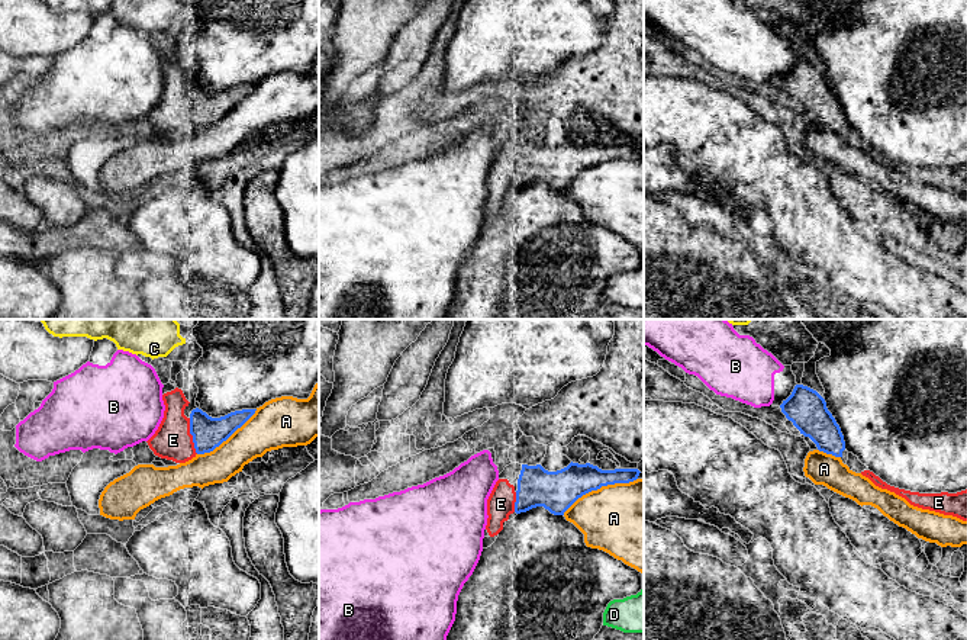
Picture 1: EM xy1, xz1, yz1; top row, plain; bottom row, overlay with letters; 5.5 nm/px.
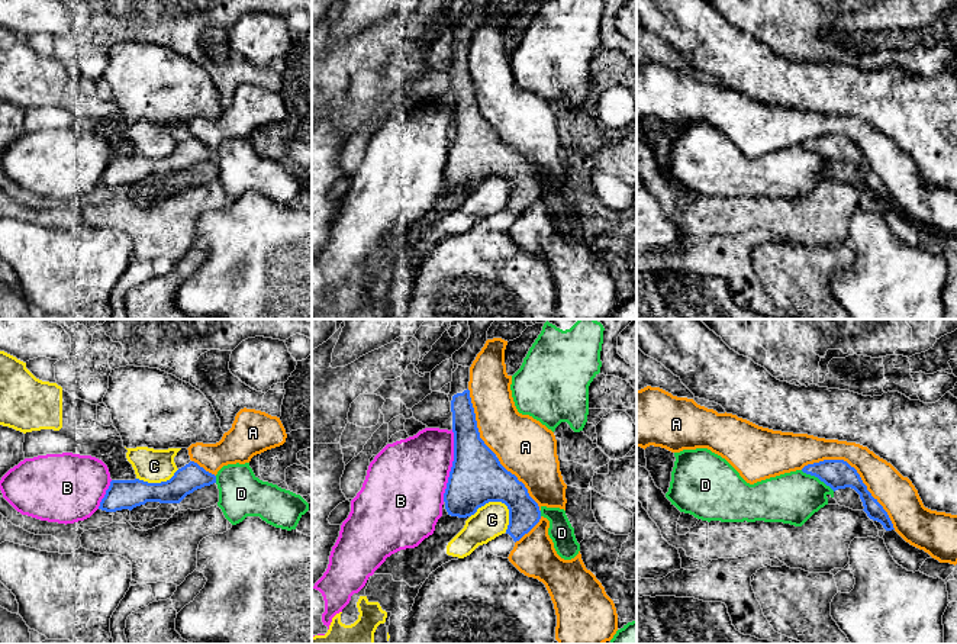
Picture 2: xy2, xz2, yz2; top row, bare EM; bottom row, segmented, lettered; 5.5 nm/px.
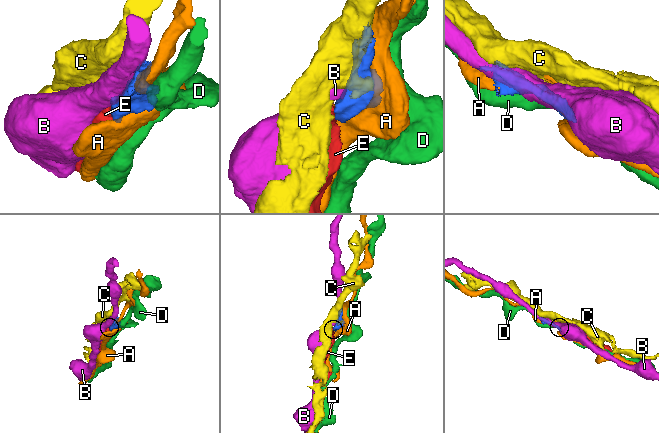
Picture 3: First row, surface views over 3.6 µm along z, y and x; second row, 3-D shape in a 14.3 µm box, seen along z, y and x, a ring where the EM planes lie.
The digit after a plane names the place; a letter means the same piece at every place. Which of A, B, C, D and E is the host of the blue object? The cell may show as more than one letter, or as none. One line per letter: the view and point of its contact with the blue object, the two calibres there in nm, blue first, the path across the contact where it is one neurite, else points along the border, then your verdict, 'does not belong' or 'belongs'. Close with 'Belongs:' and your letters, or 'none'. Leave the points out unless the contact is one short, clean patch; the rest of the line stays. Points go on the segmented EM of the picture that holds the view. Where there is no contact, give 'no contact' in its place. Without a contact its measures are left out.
A: yz2 (856, 472) | 160/200 nm | does not belong
B: xz2 (453, 466) | 300/420 nm | does not belong
C: xz2 (489, 501) | 300/190 nm | along xz2 (509, 509), (500, 502), (486, 502), (470, 517) | does not belong
D: yz2 (818, 477) | 160/280 nm | along yz2 (801, 470), (817, 476), (834, 490) | does not belong
E: xy1 (192, 434) | 180/200 nm | belongs
Belongs: E

